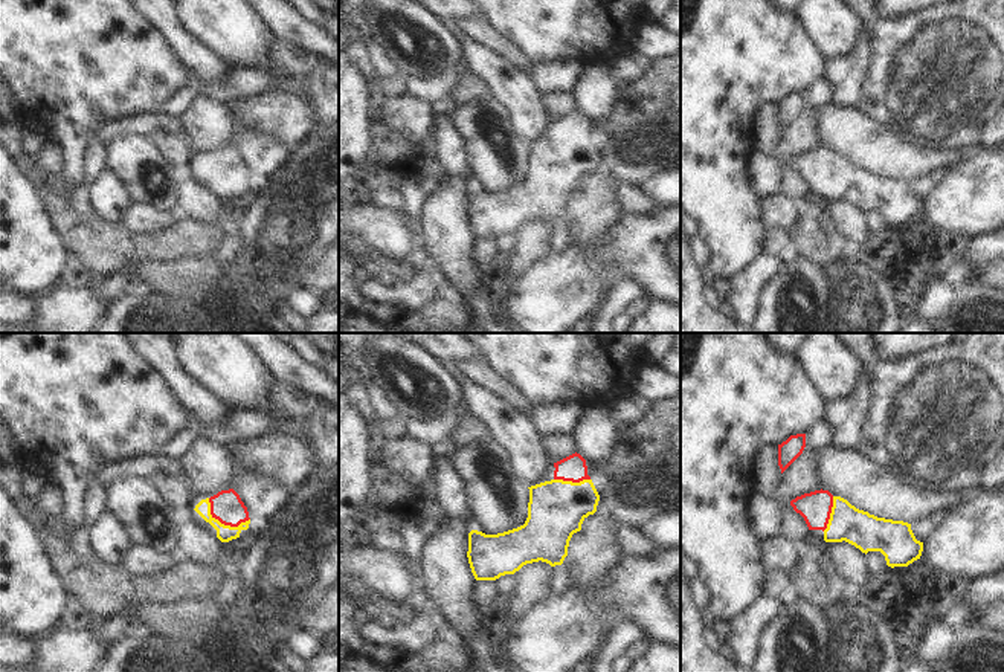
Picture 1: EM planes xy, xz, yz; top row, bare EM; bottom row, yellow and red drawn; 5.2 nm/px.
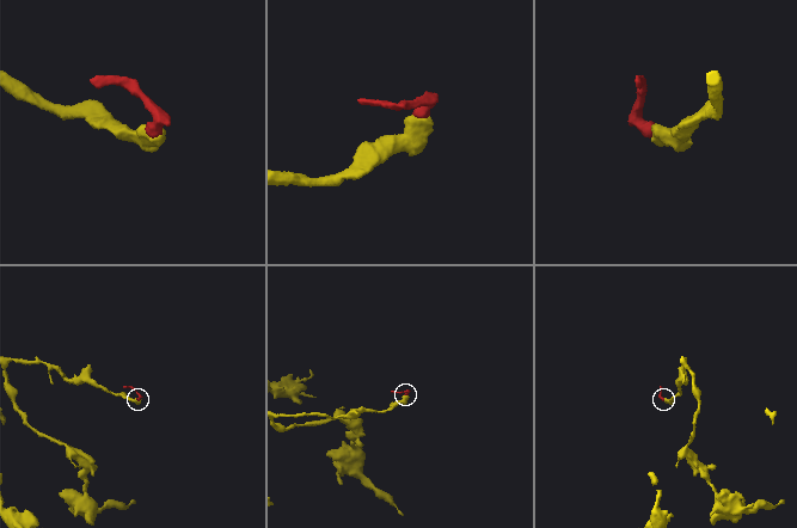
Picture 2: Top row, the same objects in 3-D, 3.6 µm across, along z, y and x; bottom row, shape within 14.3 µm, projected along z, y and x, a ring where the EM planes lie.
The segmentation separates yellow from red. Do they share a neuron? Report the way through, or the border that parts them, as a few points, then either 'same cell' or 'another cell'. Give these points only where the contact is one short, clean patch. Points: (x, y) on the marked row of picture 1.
way xy (225, 533), (223, 524), (226, 506); same cell

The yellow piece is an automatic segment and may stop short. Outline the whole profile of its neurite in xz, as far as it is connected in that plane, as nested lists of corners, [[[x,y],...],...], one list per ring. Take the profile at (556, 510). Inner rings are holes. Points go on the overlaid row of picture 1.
[[[580,454],[554,463],[554,467],[551,481],[528,487],[523,525],[497,535],[468,533],[467,557],[476,580],[496,580],[539,561],[551,567],[563,564],[572,535],[597,512],[600,495]]]

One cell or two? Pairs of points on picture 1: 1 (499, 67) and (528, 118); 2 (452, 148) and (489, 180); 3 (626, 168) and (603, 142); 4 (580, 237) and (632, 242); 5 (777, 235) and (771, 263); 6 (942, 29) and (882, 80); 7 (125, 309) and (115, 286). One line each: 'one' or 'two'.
1: one
2: two
3: one
4: two
5: two
6: one
7: two

